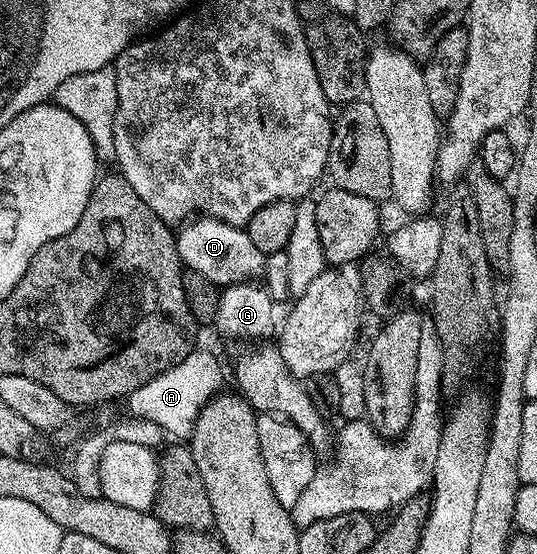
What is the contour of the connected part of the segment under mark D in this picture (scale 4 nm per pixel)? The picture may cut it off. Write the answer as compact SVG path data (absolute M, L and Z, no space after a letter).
M199 215L179 228L182 229L176 232L178 257L189 271L199 272L208 282L219 286L241 284L263 275L263 254L252 246L252 238L239 225Z

